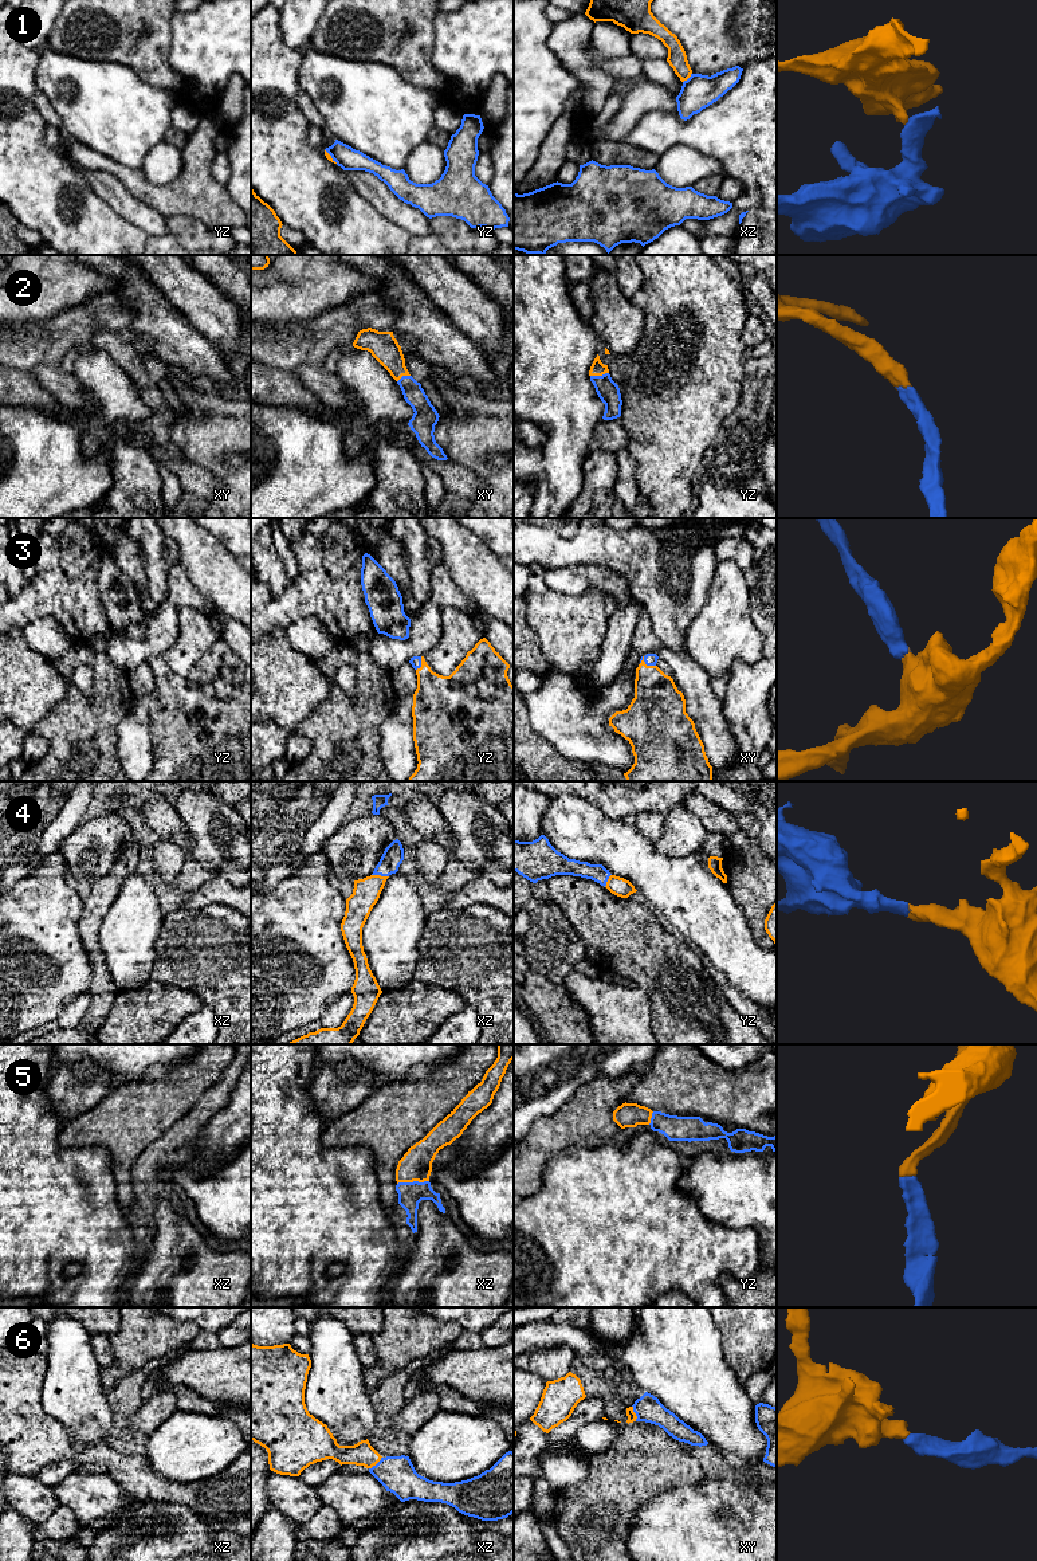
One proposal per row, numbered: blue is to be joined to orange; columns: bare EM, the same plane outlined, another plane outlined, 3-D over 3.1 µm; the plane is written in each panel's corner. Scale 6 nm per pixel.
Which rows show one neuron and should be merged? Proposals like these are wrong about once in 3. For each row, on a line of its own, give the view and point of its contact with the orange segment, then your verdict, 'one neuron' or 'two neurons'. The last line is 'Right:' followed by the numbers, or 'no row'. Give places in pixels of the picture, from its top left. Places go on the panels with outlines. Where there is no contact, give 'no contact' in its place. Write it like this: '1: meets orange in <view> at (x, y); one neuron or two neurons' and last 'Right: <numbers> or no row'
1: meets orange in xz at (687, 78); two neurons
2: meets orange in yz at (598, 375); one neuron
3: meets orange in xy at (645, 665); one neuron
4: meets orange in xz at (380, 875); one neuron
5: meets orange in xz at (412, 1181); one neuron
6: meets orange in xy at (635, 1414); one neuron
Right: 2, 3, 4, 5, 6

